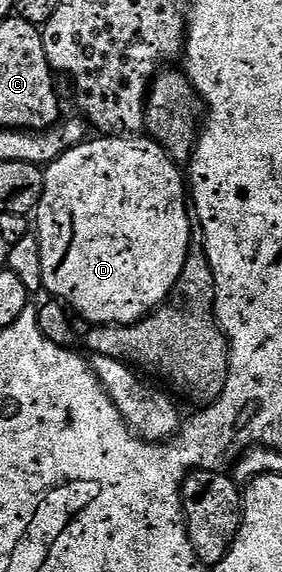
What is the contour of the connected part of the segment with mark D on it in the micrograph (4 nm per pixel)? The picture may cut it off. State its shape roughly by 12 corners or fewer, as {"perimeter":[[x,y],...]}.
{"perimeter":[[96,136],[44,170],[44,290],[140,322],[192,242],[181,167]]}

